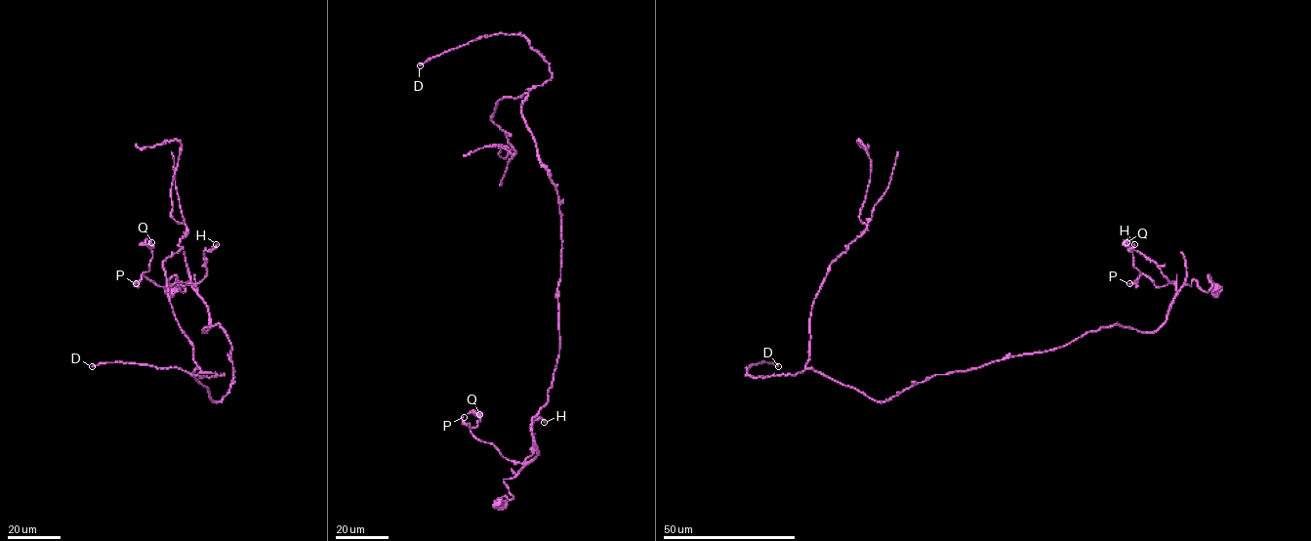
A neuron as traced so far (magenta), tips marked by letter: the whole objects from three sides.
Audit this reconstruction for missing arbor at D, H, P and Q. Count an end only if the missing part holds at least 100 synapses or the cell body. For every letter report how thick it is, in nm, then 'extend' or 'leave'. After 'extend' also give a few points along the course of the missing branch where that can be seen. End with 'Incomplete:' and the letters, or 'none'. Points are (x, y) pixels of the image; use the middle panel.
D: calibre 240 nm; extend; course (420, 65), (403, 65), (376, 51), (350, 67), (349, 80), (370, 102), (392, 105), (410, 90)
H: calibre 160 nm; leave
P: calibre 200 nm; leave
Q: calibre 220 nm; leave
Incomplete: D

